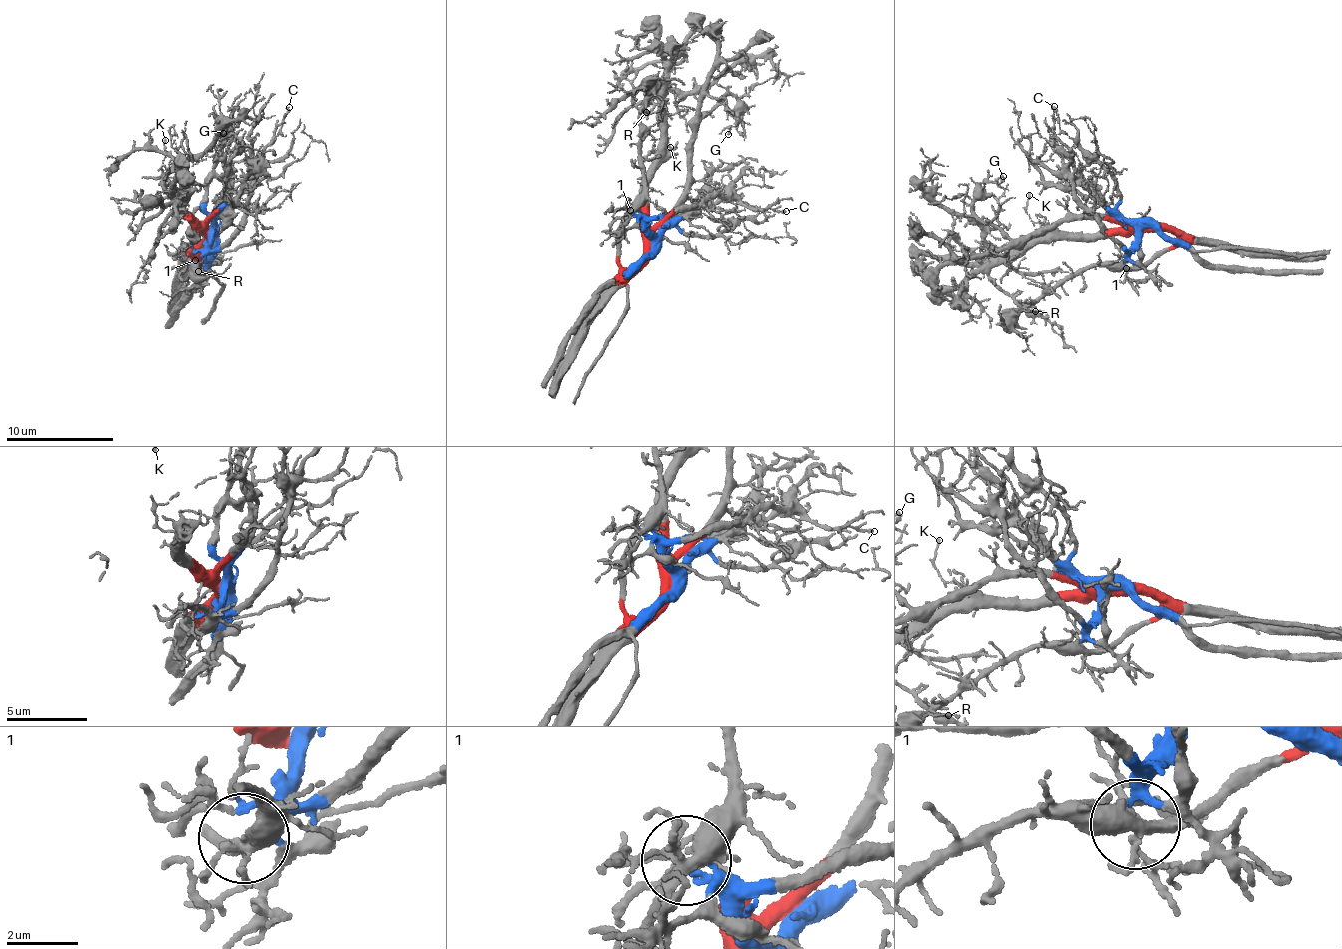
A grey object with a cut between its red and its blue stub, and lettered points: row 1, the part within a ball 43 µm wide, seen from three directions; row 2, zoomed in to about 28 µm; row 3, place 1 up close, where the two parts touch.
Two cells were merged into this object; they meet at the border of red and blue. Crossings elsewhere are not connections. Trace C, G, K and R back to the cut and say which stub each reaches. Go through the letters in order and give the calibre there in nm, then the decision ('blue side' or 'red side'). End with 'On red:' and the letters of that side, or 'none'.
C: 150 nm | blue side
G: 140 nm | red side
K: 110 nm | red side
R: 100 nm | red side
On red: G, K, R

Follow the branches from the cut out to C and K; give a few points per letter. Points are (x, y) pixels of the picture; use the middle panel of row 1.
C: (651, 249), (659, 233), (669, 227), (716, 236), (770, 208), (786, 211)
K: (651, 249), (646, 183), (655, 162), (646, 158), (658, 139), (666, 139), (670, 147)

